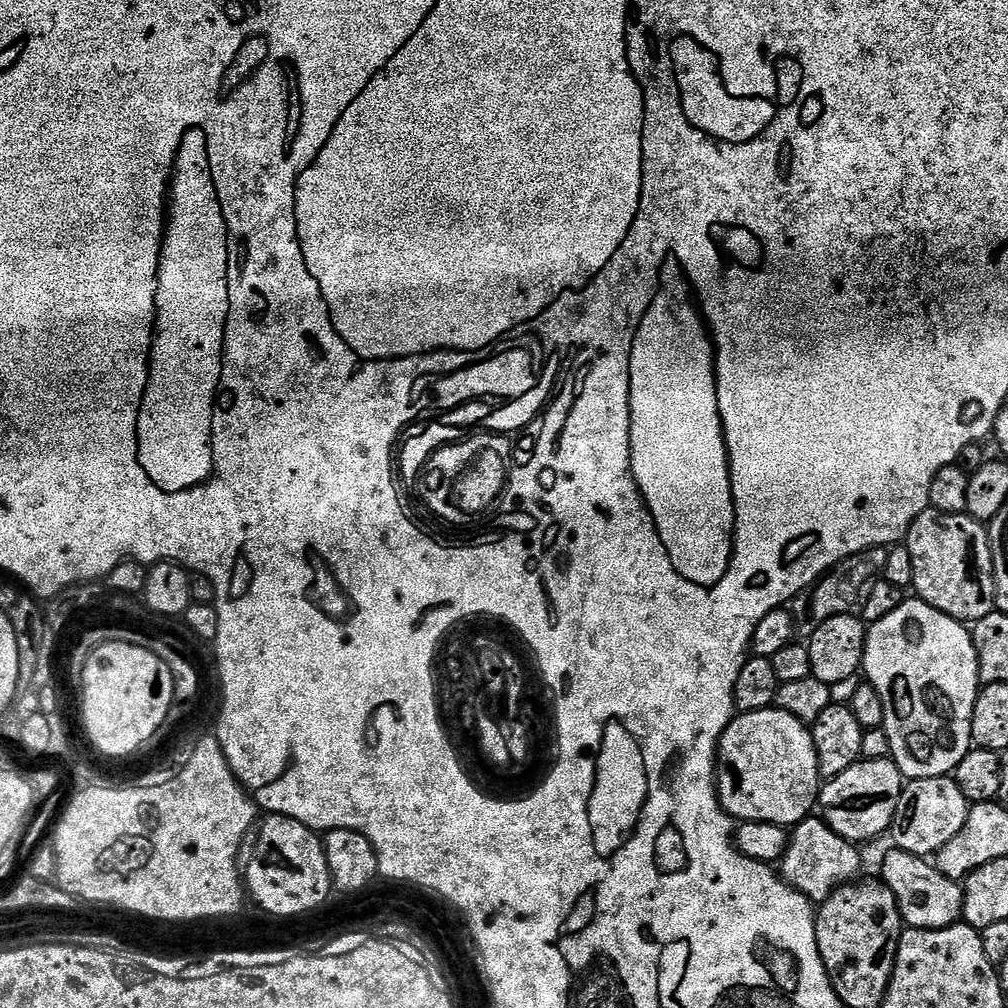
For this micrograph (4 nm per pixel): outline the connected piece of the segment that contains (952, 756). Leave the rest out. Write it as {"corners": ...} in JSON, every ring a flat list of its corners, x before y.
{"corners":[[905,598,898,610,886,614,886,618,868,628,862,672,867,683,878,690,878,698,882,698,883,730,886,738,890,738,890,759,900,767,905,781,955,773,958,762,962,762,962,758,966,758,966,754,974,747,974,702,982,687,978,654,969,625,963,620,950,618,950,614,942,614,942,610,934,610,934,606,925,600]]}

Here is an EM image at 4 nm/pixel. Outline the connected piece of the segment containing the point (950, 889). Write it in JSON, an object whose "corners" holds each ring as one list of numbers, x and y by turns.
{"corners":[[891,850,884,856,884,876,882,882,894,894,900,907,901,921,909,928,948,928,961,919,964,910,964,889,959,883,936,869,935,863,925,857,915,856,909,852]]}

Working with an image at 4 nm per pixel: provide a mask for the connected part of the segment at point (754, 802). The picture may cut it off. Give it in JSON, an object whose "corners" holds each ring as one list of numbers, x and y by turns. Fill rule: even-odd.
{"corners":[[775,706,763,708,757,712,739,713,733,720,728,723,728,728,722,734,718,745,718,763,716,765,716,794,720,797,720,806,732,817,736,822,770,822,771,824,783,824,785,826,795,826,802,821,809,819,813,815,814,809,817,807,820,799,820,790,822,787,822,777,820,775,820,767,818,766,818,754,816,747,812,741,812,734,809,725,798,722,798,718,794,718,794,714,786,714,782,709]]}

